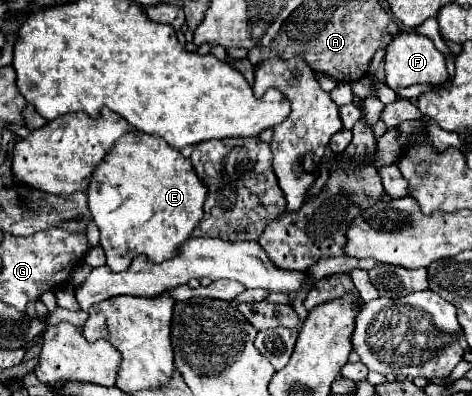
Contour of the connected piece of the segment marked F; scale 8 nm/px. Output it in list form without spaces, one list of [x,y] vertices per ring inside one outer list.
[[[400,33],[392,39],[392,43],[386,47],[386,83],[390,89],[398,87],[410,87],[410,85],[442,85],[448,81],[446,71],[446,59],[444,55],[434,47],[434,43],[418,33]]]

